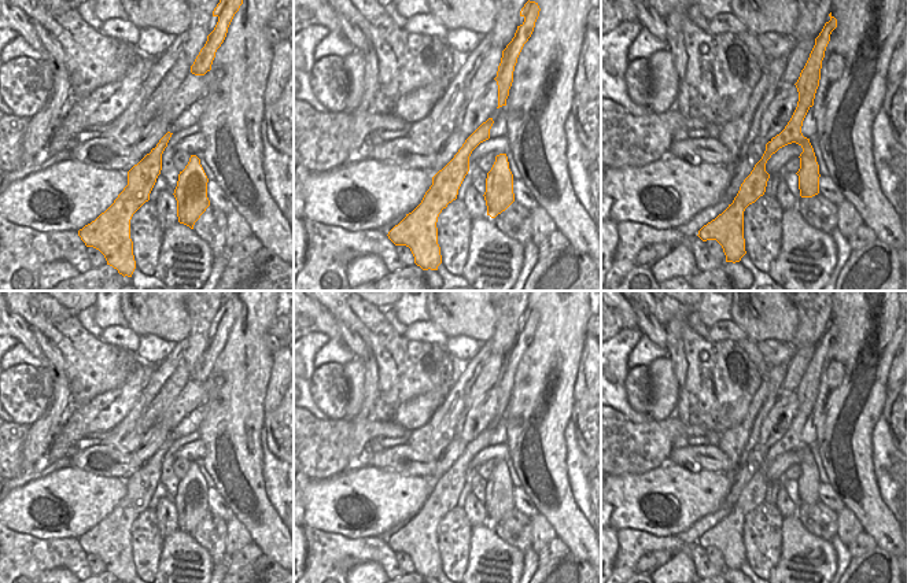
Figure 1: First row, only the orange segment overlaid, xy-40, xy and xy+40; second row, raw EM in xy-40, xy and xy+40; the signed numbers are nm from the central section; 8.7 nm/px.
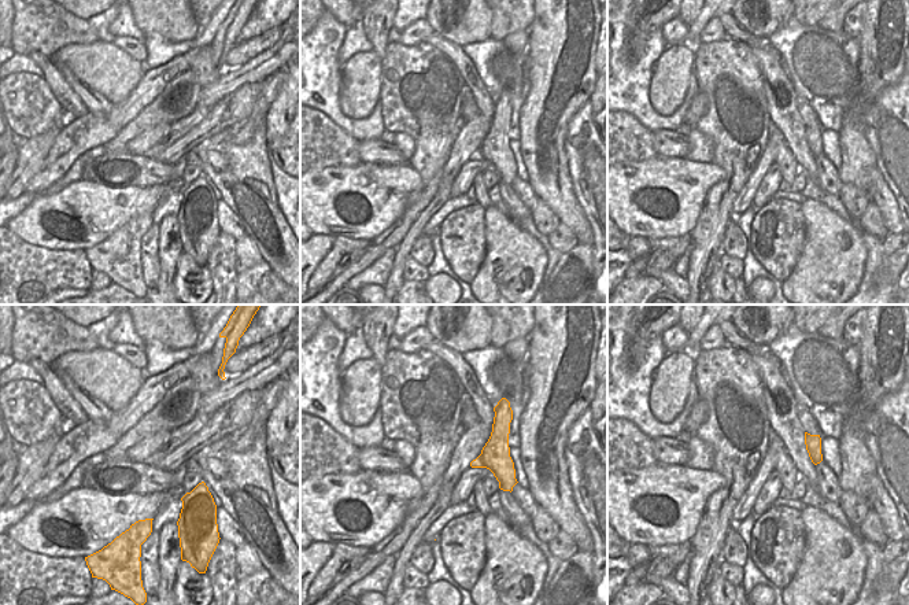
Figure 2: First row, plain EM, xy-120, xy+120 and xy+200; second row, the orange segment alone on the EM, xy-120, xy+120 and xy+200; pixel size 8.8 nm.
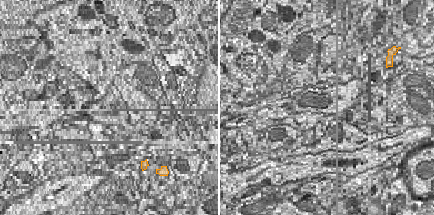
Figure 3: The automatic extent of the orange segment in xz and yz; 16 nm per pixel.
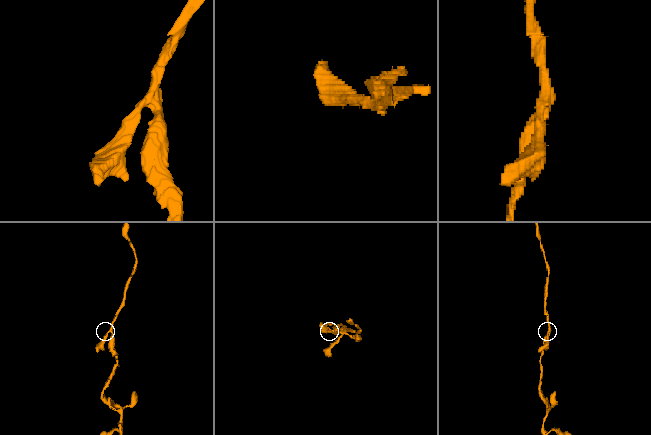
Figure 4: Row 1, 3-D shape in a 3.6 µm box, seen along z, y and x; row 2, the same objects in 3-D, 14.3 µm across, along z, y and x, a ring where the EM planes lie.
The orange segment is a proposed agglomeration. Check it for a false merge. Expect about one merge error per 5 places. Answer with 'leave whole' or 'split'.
leave whole

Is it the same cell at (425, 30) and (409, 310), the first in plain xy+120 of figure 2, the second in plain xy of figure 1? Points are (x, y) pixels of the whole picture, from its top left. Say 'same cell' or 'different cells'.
different cells

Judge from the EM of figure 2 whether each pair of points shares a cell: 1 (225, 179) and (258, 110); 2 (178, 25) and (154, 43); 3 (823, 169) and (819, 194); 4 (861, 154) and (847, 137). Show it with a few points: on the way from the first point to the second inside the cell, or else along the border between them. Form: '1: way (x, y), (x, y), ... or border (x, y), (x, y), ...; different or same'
1: way (241, 162), (259, 143), (259, 126); same
2: border (135, 18), (147, 33), (176, 41), (194, 39); different
3: border (813, 181), (823, 190), (838, 195); different
4: way (857, 150), (852, 141); same

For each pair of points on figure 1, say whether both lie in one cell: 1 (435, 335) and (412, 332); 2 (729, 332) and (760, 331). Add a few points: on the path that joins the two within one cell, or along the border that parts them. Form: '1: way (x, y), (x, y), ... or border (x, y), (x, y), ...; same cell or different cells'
1: way (430, 332), (417, 332); same cell
2: border (732, 320), (748, 336); different cells

